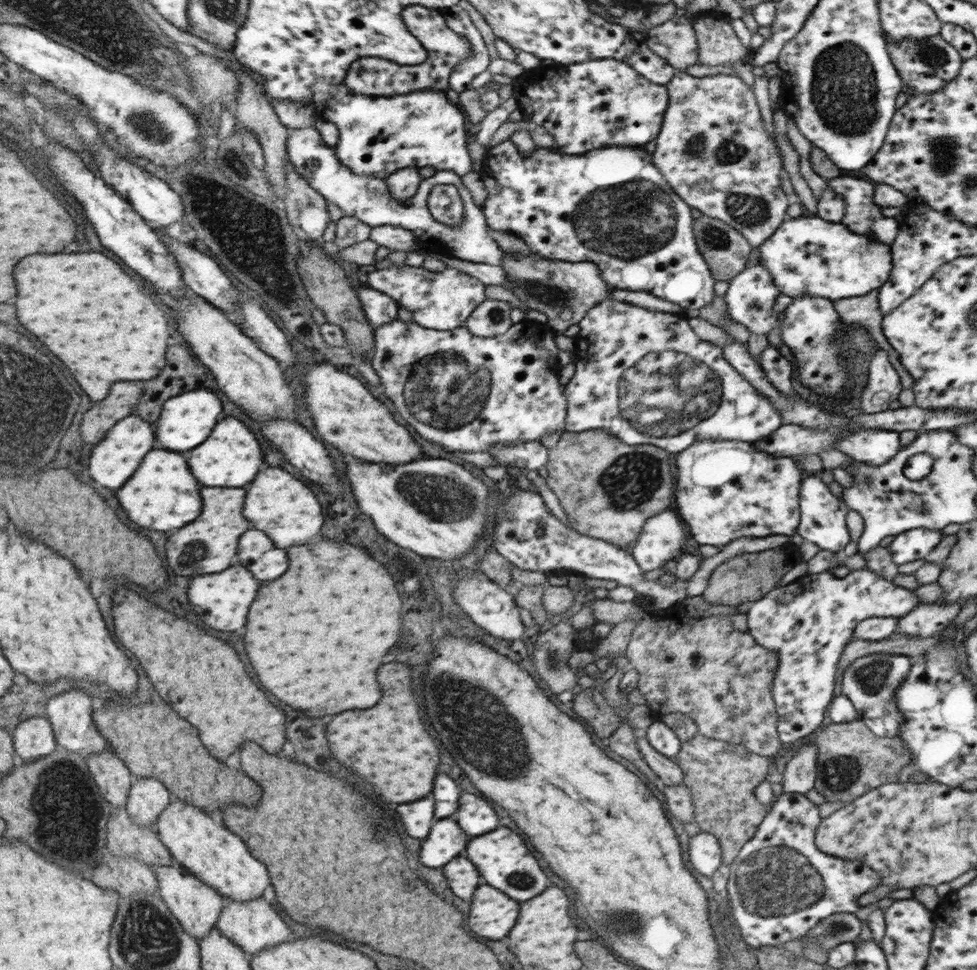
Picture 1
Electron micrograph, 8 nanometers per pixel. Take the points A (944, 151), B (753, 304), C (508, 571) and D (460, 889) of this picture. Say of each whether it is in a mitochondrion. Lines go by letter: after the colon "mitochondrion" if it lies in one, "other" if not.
A: mitochondrion
B: mitochondrion
C: other
D: other

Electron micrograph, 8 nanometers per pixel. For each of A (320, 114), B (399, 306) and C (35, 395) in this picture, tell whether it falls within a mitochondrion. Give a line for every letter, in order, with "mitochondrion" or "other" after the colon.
A: other
B: other
C: mitochondrion

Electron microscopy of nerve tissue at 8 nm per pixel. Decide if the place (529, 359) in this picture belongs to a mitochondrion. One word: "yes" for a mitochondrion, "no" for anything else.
no

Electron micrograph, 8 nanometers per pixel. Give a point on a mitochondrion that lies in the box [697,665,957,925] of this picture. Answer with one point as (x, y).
(777, 882)

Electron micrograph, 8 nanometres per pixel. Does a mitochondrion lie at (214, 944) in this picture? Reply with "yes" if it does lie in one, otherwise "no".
no

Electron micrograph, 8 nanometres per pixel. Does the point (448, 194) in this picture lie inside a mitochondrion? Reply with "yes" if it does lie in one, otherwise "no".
yes

